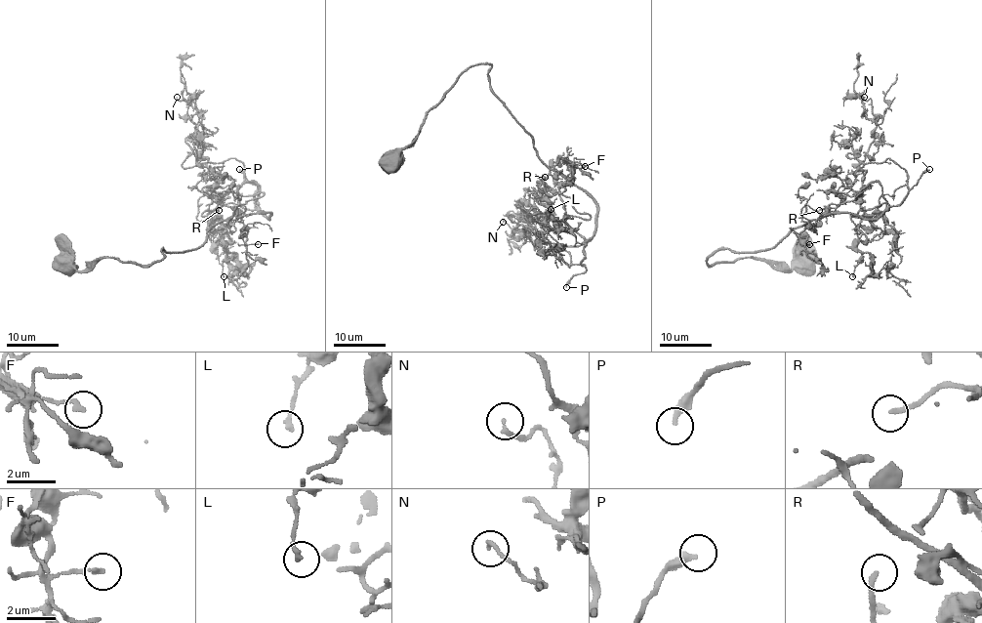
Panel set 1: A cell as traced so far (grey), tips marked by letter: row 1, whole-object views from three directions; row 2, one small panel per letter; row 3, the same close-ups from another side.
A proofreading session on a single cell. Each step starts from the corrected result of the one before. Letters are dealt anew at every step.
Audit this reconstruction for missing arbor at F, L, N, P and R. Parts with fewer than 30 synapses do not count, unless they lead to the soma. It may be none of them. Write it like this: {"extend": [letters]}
{"extend": ["P"]}

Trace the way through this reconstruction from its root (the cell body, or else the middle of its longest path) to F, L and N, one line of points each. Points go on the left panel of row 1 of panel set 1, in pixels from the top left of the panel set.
F: (66, 264), (86, 270), (115, 257), (146, 265), (163, 249), (193, 250), (235, 207), (245, 244), (258, 244)
L: (66, 264), (158, 262), (221, 221), (269, 212), (212, 214), (224, 276)
N: (66, 264), (158, 262), (221, 221), (269, 218), (235, 158), (182, 165), (196, 127), (177, 97)

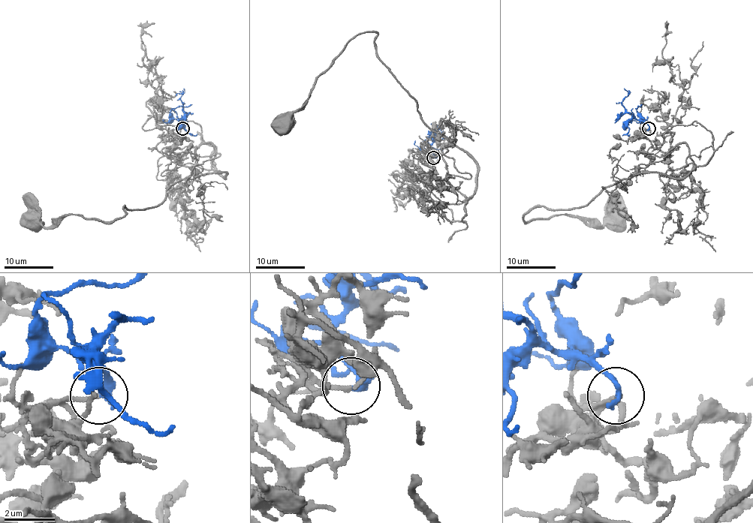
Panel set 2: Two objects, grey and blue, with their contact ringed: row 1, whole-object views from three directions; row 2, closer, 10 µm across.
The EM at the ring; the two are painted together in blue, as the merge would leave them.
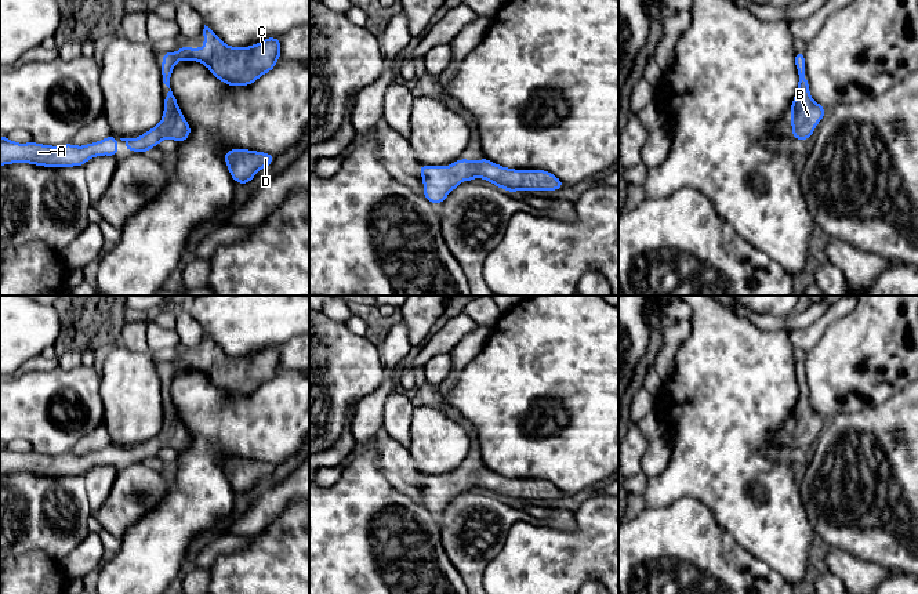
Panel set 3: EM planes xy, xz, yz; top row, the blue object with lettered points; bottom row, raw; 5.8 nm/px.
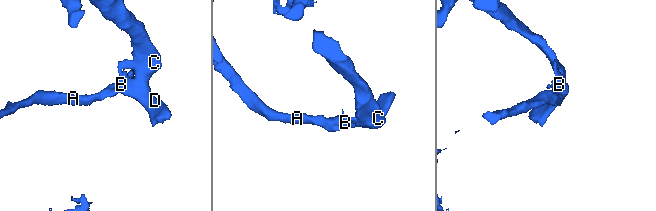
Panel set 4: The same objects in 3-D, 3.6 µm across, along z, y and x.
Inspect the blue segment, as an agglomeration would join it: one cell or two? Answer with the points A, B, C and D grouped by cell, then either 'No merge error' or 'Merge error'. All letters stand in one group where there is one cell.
Groups: A B C D. No merge error

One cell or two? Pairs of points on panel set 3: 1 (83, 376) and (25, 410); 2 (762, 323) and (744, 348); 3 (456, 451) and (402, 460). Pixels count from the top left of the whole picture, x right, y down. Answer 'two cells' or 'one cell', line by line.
1: one cell
2: two cells
3: two cells

